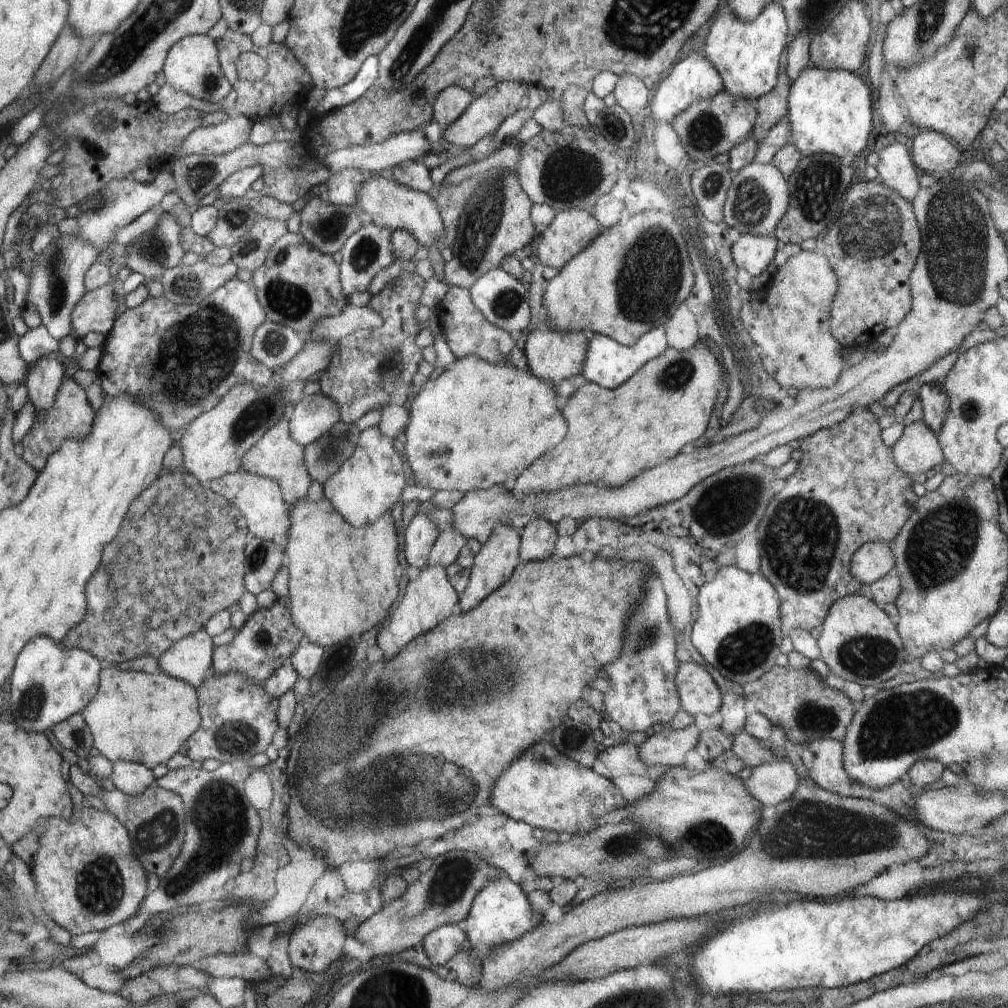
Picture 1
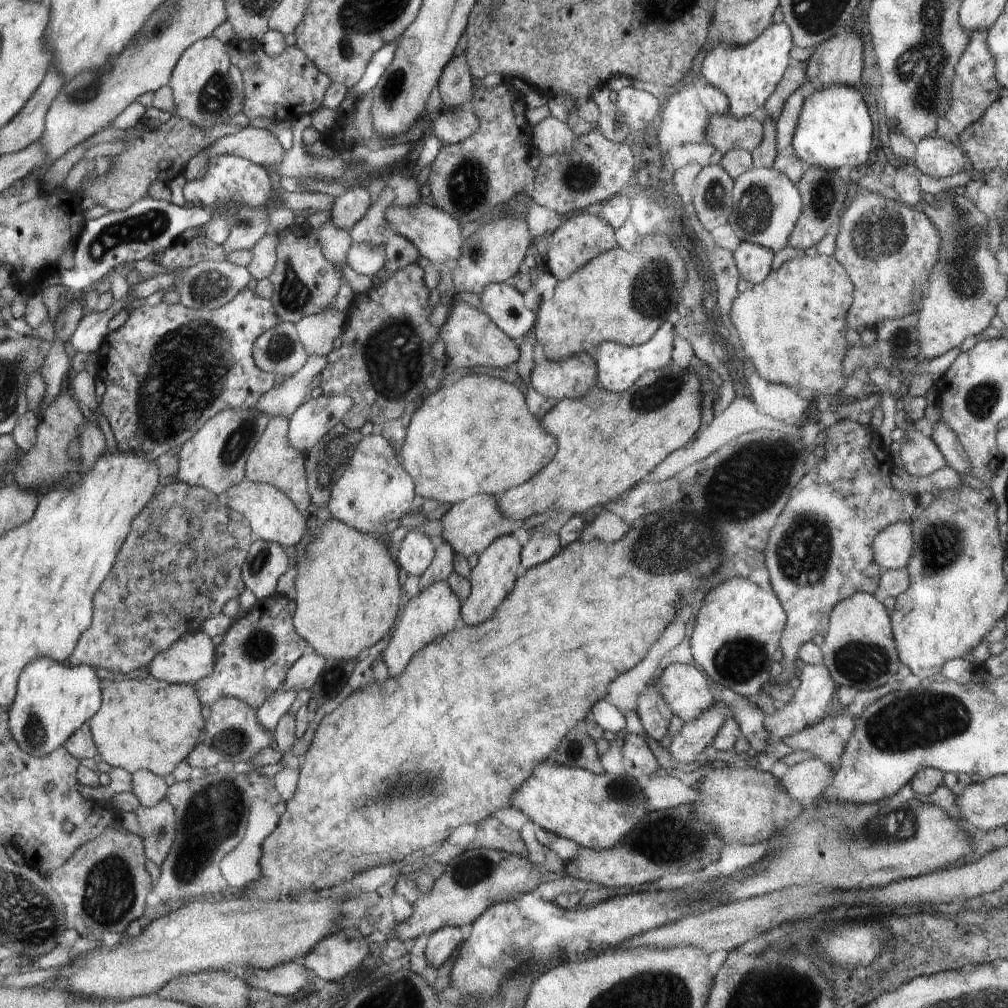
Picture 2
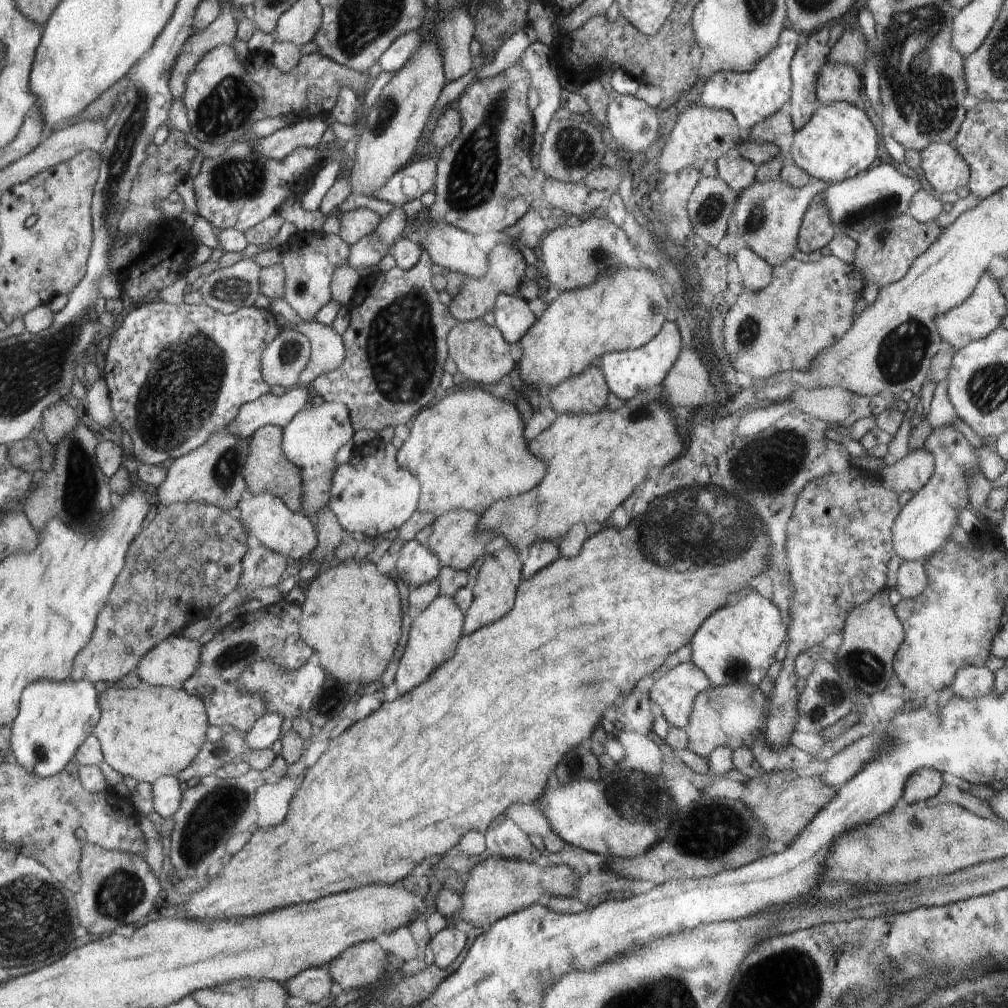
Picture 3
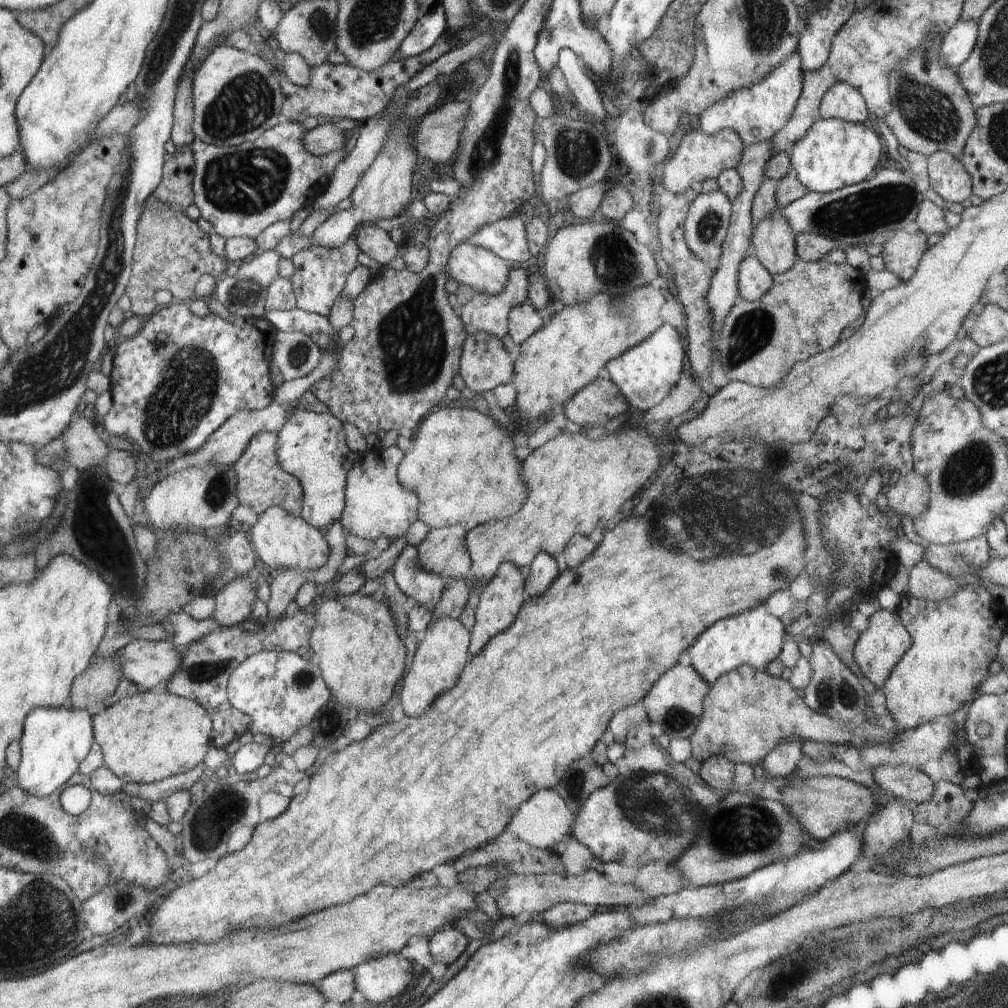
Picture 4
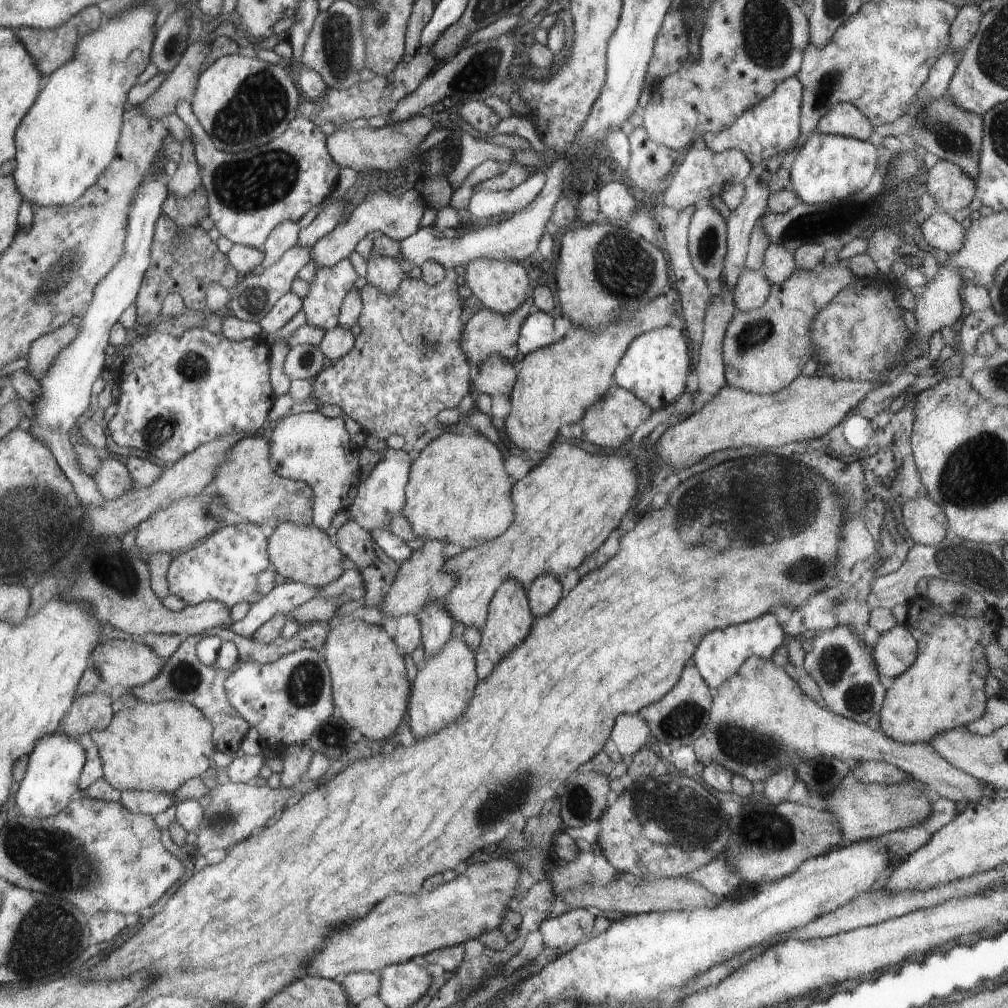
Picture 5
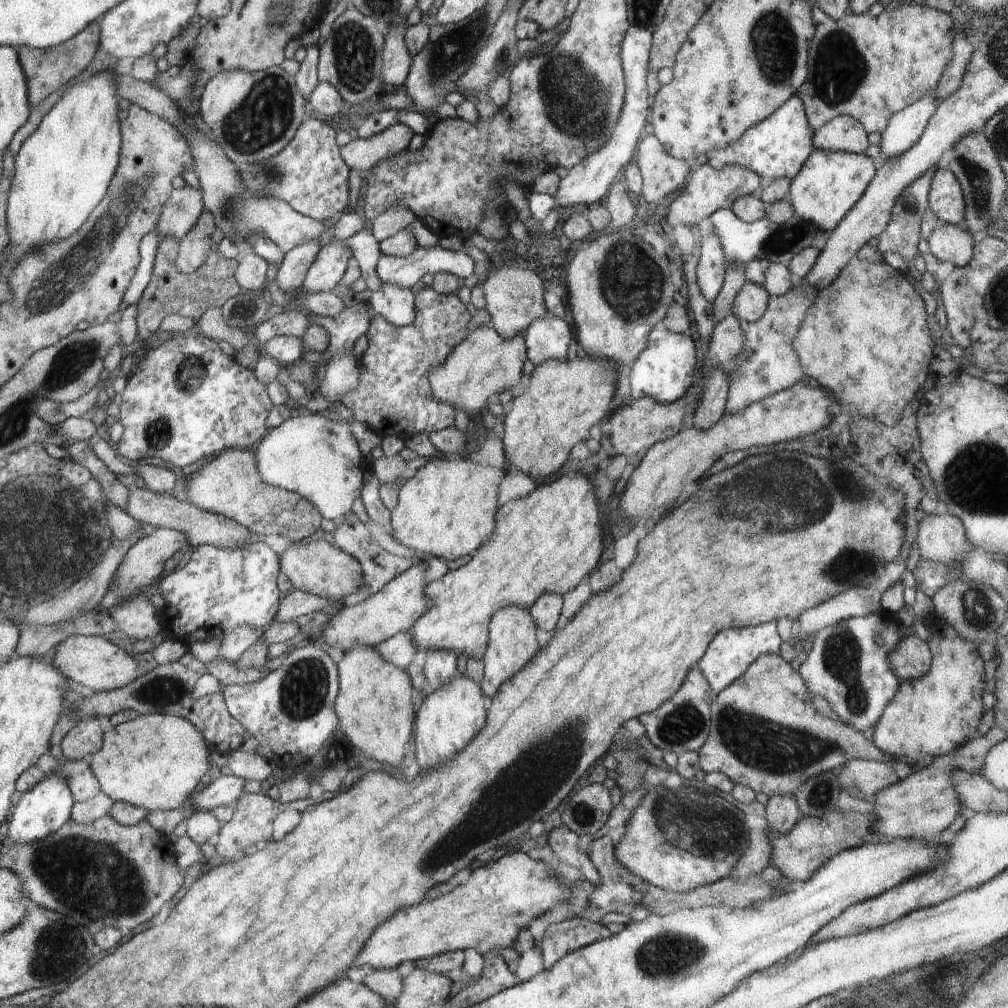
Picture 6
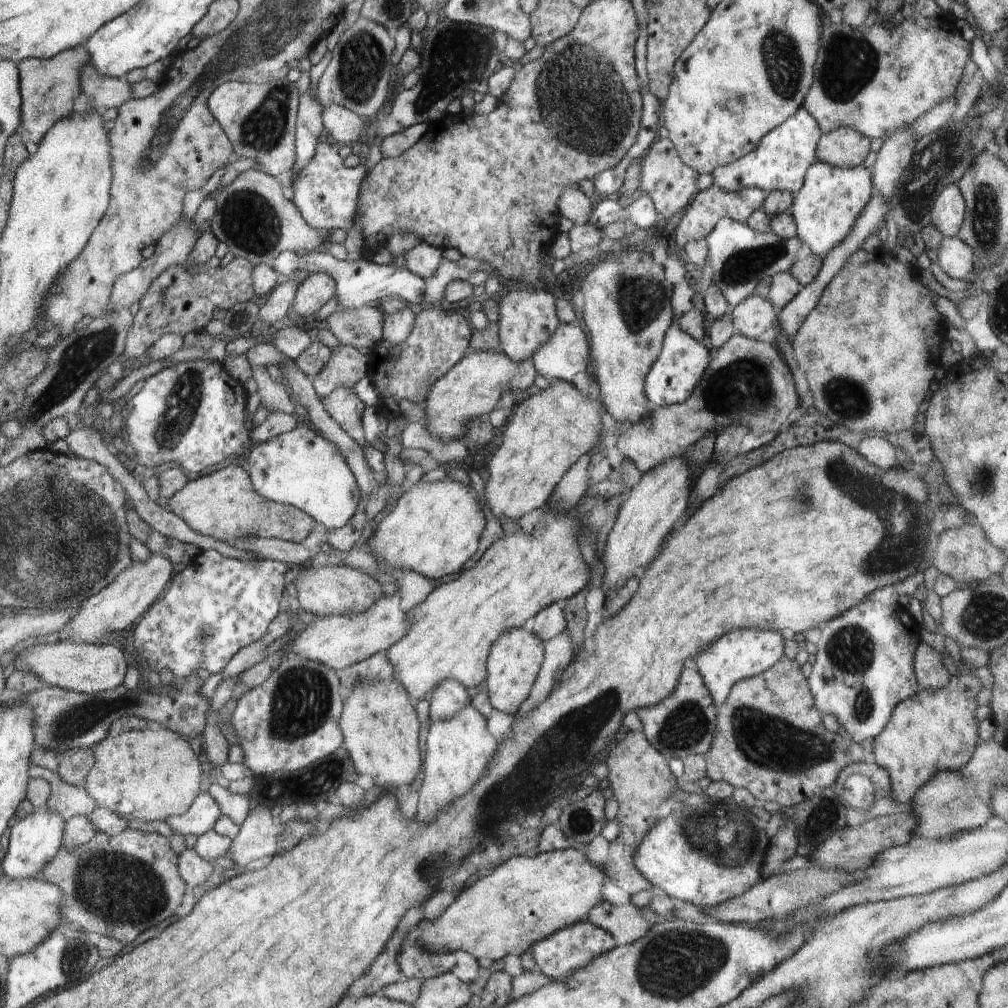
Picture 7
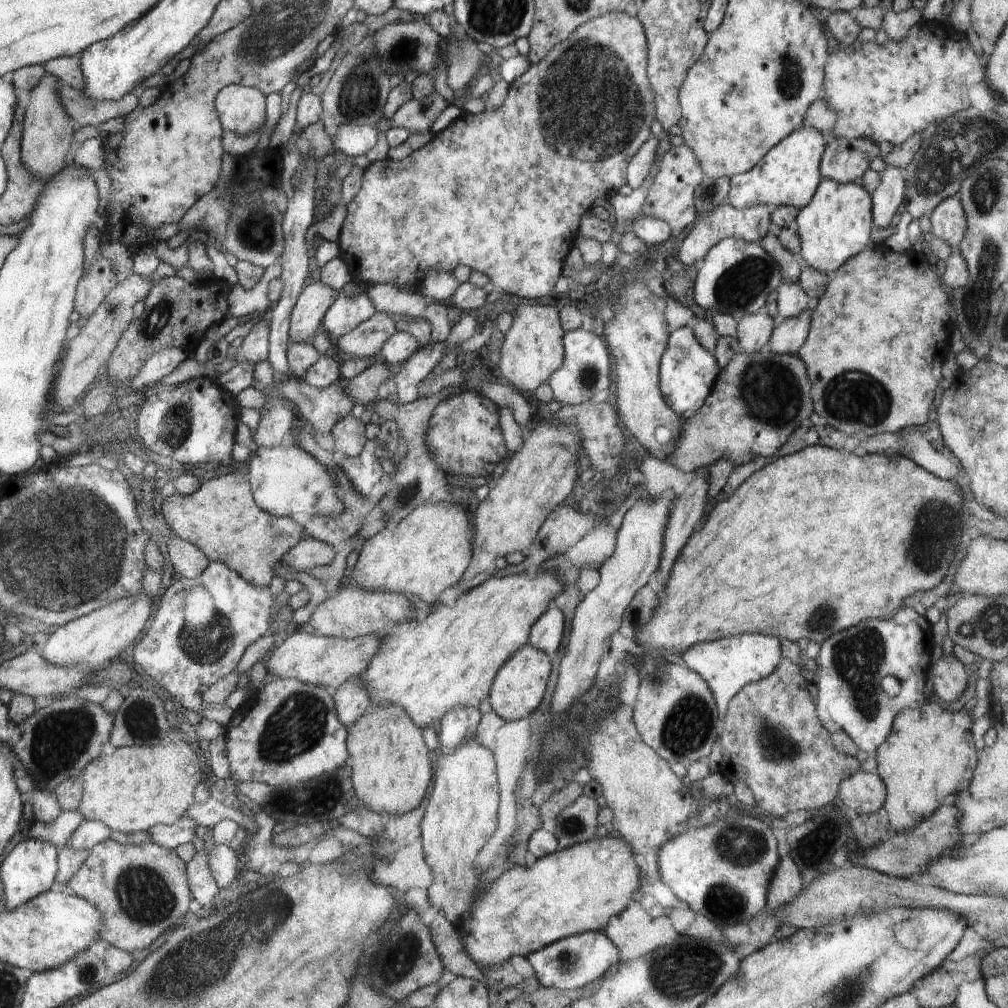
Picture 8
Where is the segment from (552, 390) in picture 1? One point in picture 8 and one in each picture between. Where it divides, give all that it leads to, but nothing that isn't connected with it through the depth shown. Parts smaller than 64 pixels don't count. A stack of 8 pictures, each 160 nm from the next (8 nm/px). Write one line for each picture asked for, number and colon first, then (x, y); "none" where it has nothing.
2: (443, 452)
3: (445, 450)
4: (461, 465)
5: (458, 492)
6: (447, 509)
7: (434, 527)
8: (429, 550)

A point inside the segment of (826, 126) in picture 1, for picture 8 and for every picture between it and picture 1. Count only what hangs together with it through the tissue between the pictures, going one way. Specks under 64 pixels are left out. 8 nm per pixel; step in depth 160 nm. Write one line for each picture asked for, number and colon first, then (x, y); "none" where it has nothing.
2: (834, 130)
3: (838, 142)
4: (835, 153)
5: (828, 167)
6: (831, 184)
7: (825, 210)
8: (835, 226)

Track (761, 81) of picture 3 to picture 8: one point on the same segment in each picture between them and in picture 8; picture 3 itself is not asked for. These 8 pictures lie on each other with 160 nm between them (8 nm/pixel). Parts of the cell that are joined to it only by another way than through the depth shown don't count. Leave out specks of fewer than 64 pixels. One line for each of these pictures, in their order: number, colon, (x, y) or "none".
4: (758, 113)
5: (774, 126)
6: (780, 146)
7: (782, 160)
8: (790, 174)

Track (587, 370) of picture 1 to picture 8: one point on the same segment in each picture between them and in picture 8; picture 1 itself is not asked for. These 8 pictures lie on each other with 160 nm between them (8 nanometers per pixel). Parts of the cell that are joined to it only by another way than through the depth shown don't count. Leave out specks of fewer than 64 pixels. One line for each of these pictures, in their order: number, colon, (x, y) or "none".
2: (618, 366)
3: (633, 371)
4: (646, 374)
5: (655, 367)
6: (663, 372)
7: (683, 361)
8: (688, 373)

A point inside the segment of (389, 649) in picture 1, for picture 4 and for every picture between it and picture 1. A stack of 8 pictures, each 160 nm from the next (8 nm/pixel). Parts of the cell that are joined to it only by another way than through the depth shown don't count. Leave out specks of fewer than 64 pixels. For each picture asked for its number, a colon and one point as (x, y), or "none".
2: (432, 614)
3: (433, 638)
4: (442, 656)

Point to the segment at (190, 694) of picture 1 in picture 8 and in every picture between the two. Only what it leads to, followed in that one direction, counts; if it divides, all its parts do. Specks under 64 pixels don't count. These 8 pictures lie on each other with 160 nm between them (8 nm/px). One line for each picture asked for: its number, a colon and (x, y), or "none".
2: (151, 725)
3: (148, 732)
4: (151, 737)
5: (159, 746)
6: (155, 761)
7: (150, 775)
8: (133, 789)

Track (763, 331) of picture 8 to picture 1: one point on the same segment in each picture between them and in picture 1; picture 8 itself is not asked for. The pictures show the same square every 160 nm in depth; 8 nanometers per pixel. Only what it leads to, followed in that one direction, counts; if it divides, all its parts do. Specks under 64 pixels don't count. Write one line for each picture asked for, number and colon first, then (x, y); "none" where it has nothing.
1: (753, 253)
2: (753, 261)
3: (756, 273)
4: (753, 280)
5: (752, 290)
6: (751, 303)
7: (754, 316)

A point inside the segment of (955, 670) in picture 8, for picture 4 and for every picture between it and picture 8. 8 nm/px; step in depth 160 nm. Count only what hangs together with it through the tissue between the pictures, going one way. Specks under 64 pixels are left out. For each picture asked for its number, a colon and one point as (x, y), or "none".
4: (879, 649)
5: (895, 652)
6: (911, 659)
7: (930, 672)

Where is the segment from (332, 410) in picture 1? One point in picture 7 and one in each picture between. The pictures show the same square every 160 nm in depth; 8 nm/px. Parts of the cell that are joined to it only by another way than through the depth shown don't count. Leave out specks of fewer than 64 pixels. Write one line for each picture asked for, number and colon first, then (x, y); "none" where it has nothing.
2: (316, 417)
3: (311, 441)
4: (312, 447)
5: (308, 447)
6: (319, 459)
7: (299, 467)

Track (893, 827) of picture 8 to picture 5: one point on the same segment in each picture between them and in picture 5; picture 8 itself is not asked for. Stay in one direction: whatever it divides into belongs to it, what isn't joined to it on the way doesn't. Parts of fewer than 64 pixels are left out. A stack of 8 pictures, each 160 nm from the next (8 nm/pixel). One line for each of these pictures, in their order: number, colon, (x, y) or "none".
5: (945, 689)
6: (937, 713)
7: (935, 730)

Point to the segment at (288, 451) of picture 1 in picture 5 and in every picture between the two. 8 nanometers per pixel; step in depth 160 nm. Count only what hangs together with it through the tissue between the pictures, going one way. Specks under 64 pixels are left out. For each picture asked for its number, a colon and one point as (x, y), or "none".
2: (274, 460)
3: (267, 470)
4: (262, 483)
5: (248, 483)

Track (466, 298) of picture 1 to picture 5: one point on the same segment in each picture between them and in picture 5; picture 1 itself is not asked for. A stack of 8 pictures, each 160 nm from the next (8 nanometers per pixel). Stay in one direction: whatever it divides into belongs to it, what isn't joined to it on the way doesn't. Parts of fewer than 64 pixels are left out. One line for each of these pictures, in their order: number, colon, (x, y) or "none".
2: (472, 338)
3: (478, 350)
4: (485, 364)
5: (495, 376)

